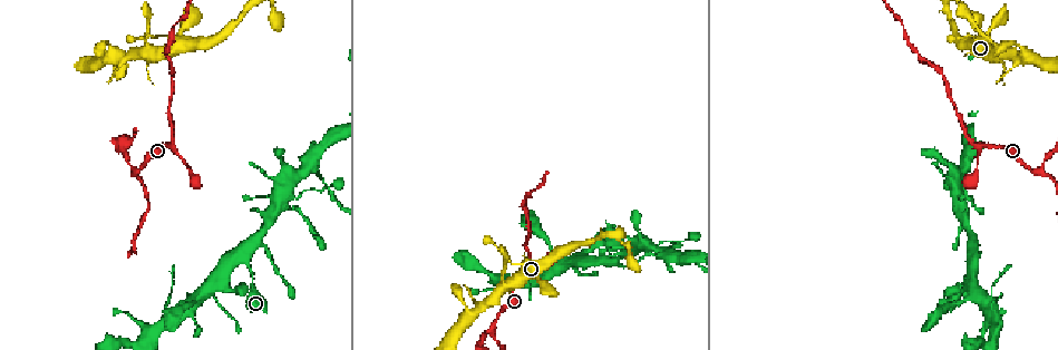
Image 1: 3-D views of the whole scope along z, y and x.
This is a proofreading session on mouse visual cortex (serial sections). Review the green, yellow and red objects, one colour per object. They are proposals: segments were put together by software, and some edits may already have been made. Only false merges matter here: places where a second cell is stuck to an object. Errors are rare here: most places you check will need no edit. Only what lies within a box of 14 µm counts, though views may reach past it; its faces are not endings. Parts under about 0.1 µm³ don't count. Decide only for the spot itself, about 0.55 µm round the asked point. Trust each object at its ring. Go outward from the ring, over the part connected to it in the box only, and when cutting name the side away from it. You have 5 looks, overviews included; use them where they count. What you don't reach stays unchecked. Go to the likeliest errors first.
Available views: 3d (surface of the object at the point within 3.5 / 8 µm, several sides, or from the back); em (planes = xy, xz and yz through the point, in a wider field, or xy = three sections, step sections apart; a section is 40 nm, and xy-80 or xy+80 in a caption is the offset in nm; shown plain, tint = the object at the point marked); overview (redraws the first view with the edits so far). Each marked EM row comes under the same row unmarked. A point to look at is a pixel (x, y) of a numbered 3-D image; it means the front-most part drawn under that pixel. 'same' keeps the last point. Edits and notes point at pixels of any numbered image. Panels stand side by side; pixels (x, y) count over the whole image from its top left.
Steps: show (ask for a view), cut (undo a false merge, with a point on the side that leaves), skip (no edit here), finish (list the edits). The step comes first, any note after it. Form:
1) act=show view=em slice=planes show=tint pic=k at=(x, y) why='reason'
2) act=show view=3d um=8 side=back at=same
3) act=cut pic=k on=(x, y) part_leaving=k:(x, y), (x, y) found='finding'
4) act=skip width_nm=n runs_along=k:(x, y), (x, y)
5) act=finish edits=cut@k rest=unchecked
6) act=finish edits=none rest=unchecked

act=show view=3d um=8 pic=1 at=(999, 56) why='side arm on a straight run'

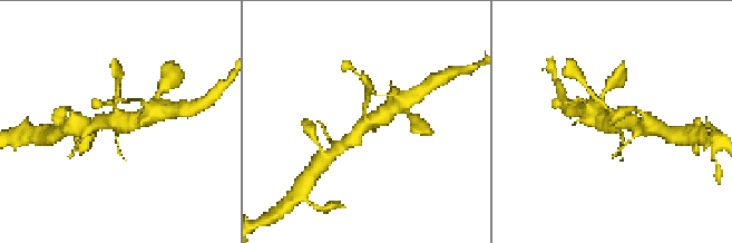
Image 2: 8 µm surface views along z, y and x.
act=show view=em slice=xy step=1 show=tint pic=2 at=(619, 123) why='shape alone is not enough'

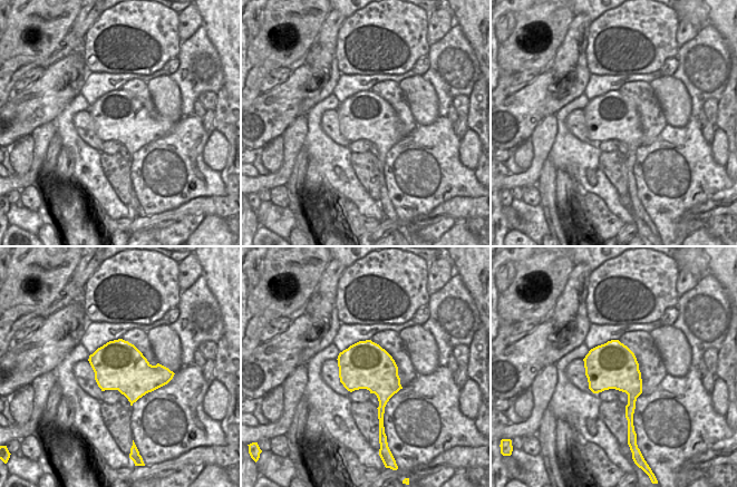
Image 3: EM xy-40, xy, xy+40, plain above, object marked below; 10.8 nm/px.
act=skip runs_along=2:(392, 107), (341, 145) found='all the same cell'

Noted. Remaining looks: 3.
act=show view=3d um=3.5 pic=1 at=(292, 179) why='calibre changes'

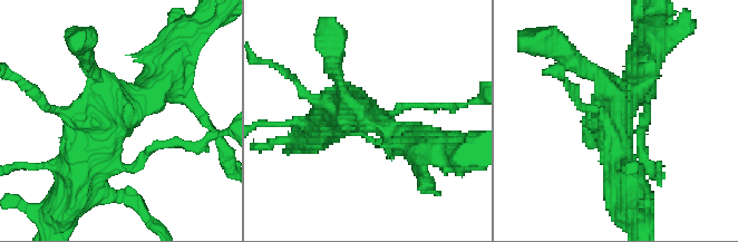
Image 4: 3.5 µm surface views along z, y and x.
act=skip runs_along=4:(75, 194), (78, 156), (161, 84) found='one cell here'

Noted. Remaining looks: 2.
act=finish edits=none rest=unchecked

